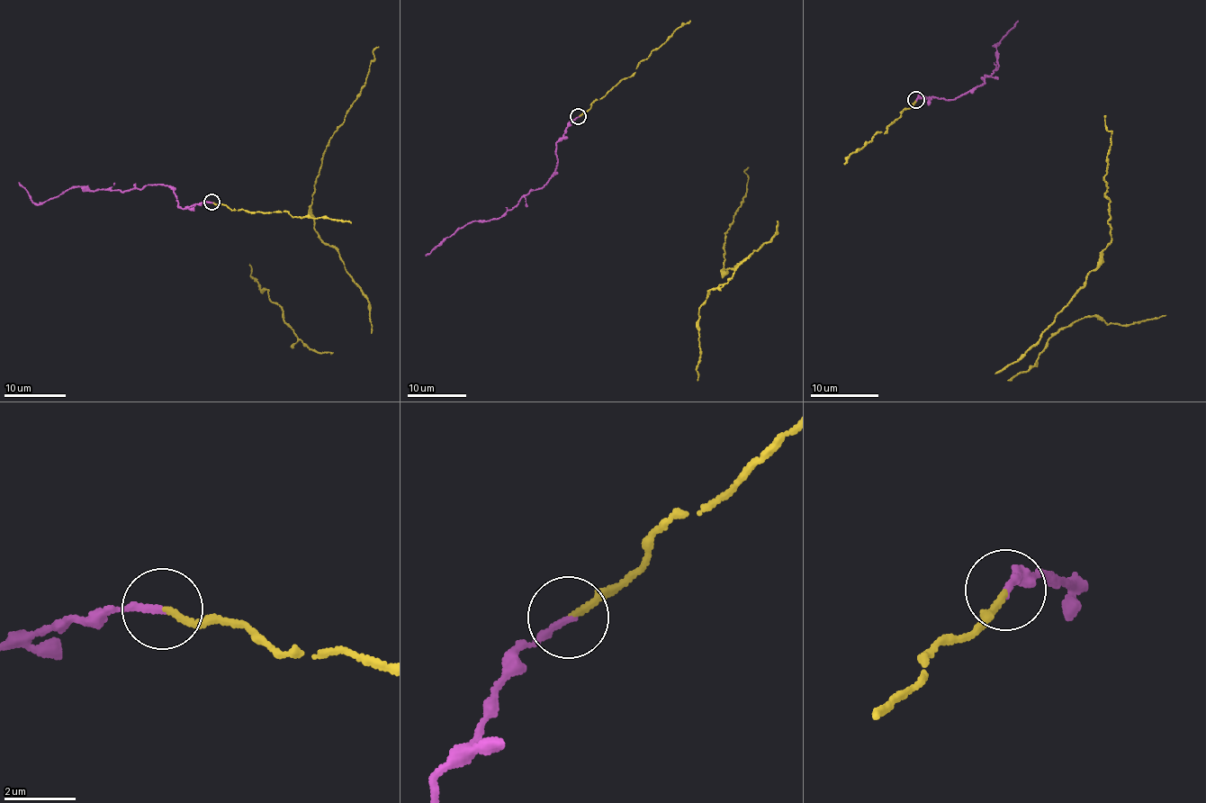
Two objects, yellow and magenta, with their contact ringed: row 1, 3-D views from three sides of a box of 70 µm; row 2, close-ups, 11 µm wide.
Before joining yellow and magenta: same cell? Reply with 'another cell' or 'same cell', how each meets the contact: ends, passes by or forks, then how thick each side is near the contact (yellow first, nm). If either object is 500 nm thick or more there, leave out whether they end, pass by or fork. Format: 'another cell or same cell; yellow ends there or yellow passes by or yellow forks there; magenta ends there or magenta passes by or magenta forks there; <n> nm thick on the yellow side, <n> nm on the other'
same cell; yellow ends there; magenta ends there; 170 nm thick on the yellow side, 200 nm on the other

